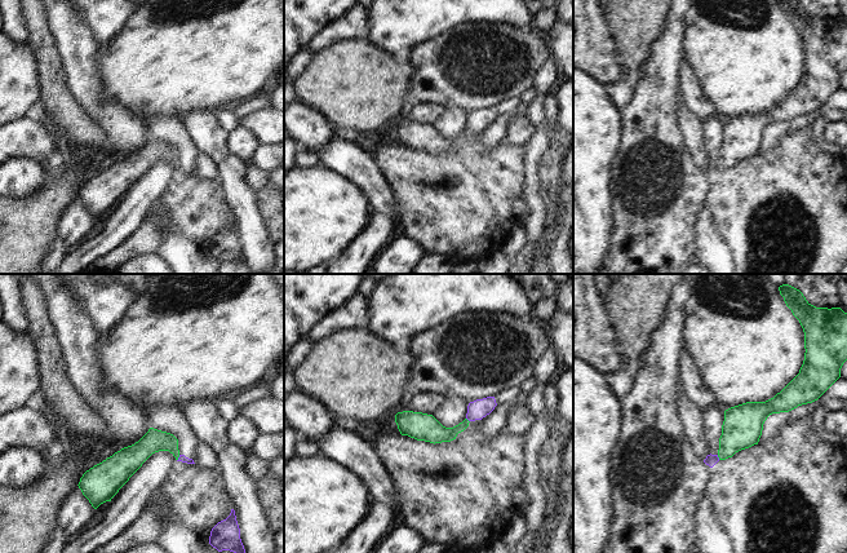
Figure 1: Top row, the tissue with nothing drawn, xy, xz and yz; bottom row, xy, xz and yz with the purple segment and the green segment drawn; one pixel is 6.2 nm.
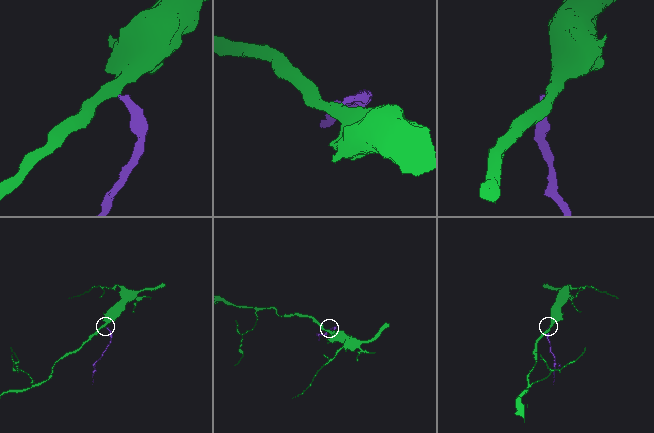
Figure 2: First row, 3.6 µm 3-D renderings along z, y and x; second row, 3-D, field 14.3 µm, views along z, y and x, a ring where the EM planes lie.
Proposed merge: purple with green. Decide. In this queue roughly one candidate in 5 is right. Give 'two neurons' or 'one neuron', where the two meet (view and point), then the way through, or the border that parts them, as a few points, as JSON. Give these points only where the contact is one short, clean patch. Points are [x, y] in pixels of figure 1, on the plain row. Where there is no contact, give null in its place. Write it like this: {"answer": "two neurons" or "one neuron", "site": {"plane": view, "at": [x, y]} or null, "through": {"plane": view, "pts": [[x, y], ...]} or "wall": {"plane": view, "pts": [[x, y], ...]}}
{"answer": "two neurons", "site": {"plane": "yz", "at": [718, 168]}, "wall": {"plane": "yz", "pts": [[717, 166], [719, 169]]}}

